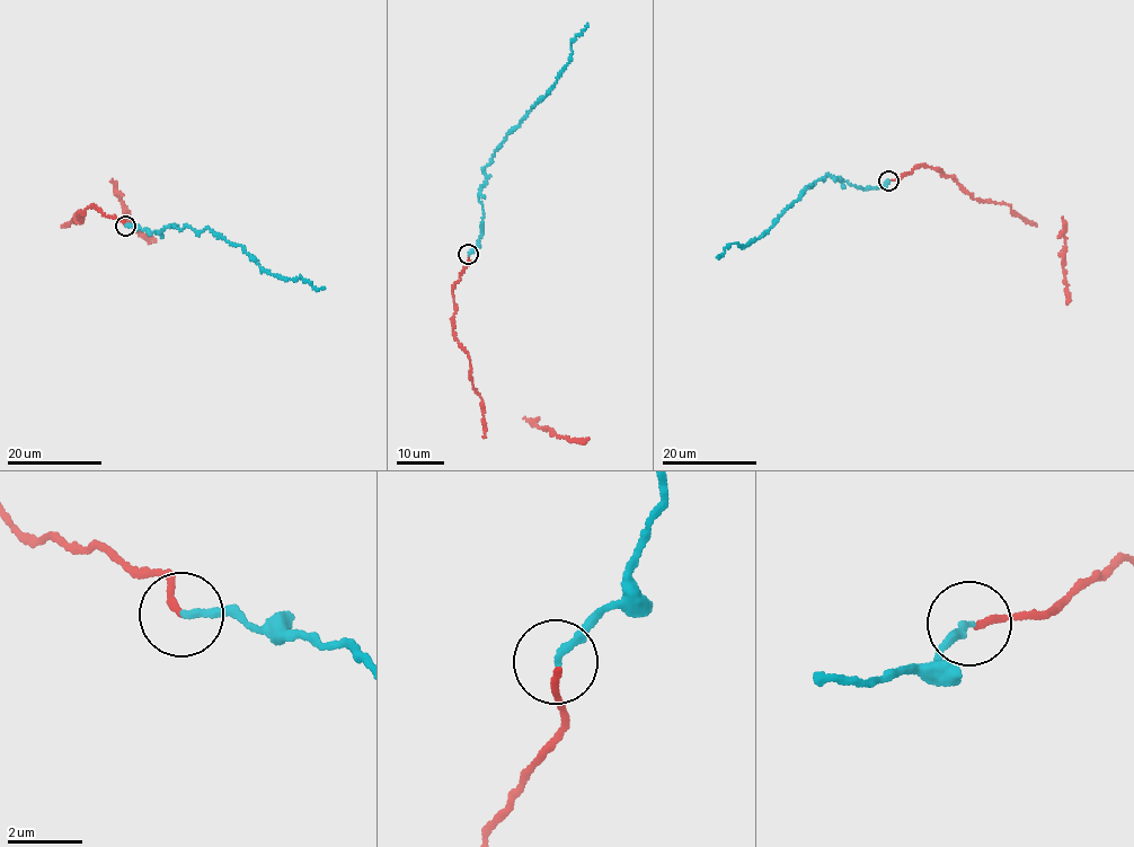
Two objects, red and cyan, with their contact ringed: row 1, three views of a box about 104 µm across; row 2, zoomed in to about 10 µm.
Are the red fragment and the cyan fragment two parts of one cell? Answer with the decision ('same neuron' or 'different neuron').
same neuron

